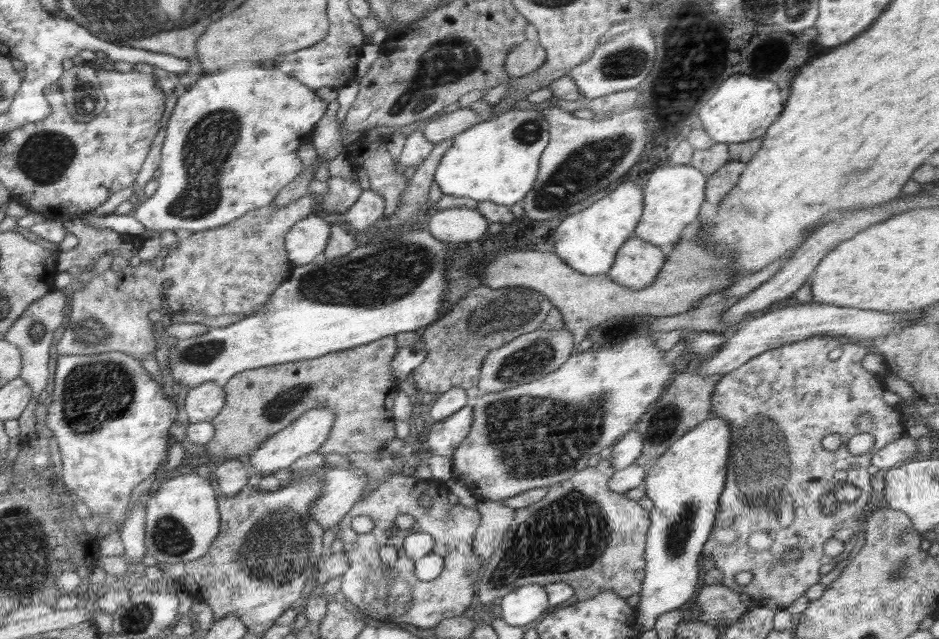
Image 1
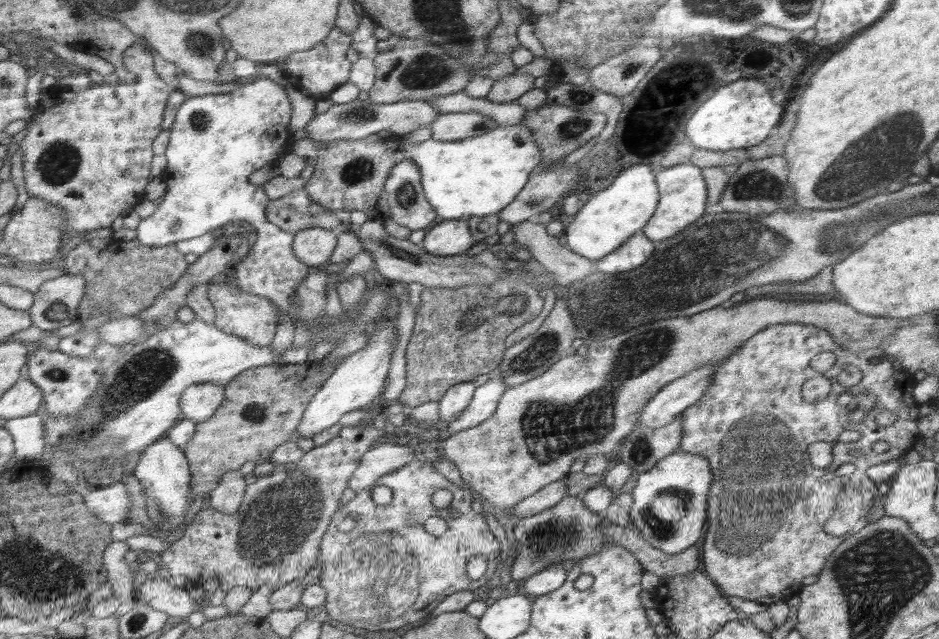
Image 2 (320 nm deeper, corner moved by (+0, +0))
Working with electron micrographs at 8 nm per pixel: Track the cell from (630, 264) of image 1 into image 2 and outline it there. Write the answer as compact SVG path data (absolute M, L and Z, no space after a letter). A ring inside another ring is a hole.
M642 232L632 235L622 243L614 252L595 262L600 273L622 272L642 266L654 252L655 242L652 242Z

